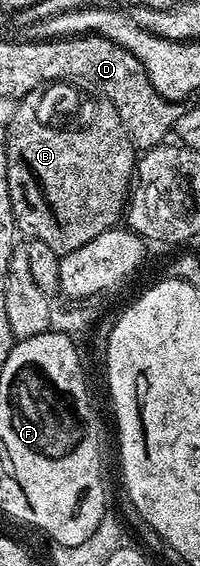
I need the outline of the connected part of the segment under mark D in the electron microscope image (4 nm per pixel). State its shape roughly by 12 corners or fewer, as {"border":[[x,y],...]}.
{"border":[[95,34],[18,40],[28,84],[68,82],[120,112],[135,147],[184,111],[128,48]]}

